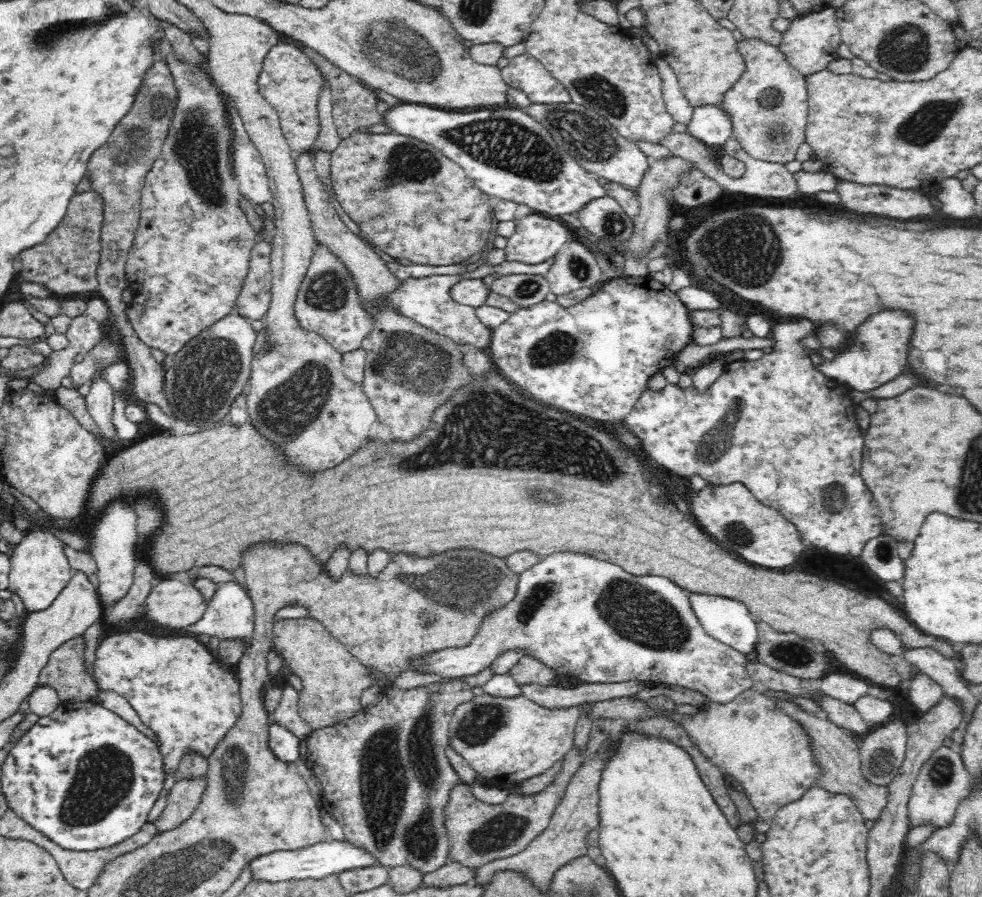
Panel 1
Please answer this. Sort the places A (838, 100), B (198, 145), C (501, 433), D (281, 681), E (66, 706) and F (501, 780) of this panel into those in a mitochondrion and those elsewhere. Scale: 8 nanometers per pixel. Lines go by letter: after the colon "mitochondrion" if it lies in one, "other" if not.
A: other
B: mitochondrion
C: mitochondrion
D: other
E: other
F: other

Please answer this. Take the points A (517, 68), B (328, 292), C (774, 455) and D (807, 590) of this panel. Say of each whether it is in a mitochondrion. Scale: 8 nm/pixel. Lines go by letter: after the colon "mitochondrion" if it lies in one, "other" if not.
A: other
B: mitochondrion
C: other
D: other

